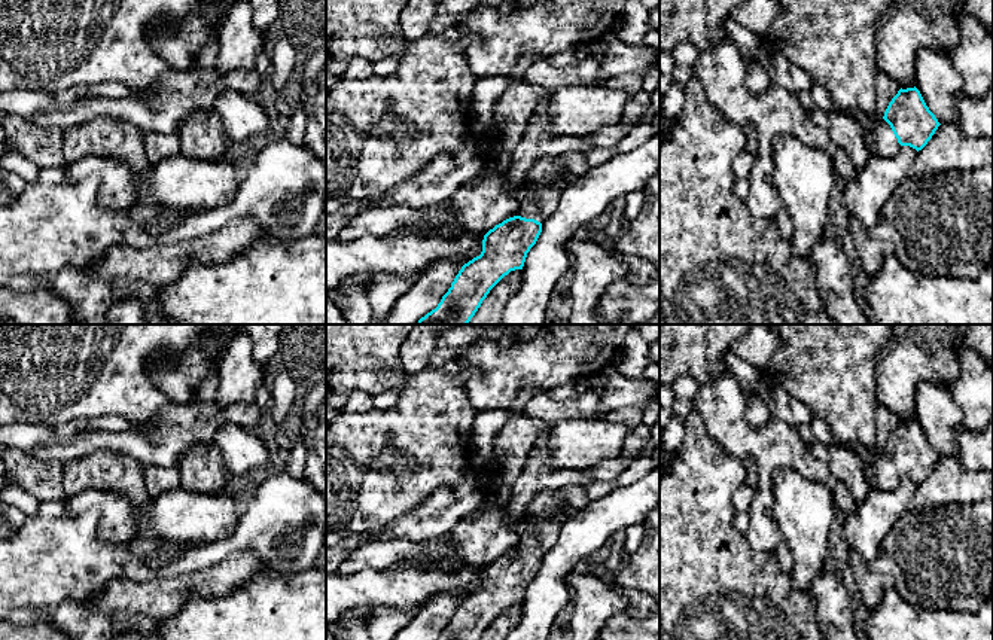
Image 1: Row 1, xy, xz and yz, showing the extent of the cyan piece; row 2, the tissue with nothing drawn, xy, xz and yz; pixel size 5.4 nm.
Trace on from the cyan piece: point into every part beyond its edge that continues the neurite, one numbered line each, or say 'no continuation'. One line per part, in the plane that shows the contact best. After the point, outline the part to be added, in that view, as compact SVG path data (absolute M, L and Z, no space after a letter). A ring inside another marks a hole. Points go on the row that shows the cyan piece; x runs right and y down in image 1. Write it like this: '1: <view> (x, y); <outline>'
1: yz (883, 143); M865 116L859 122L871 137L869 150L872 156L893 158L898 155L901 144L883 118L874 119Z

